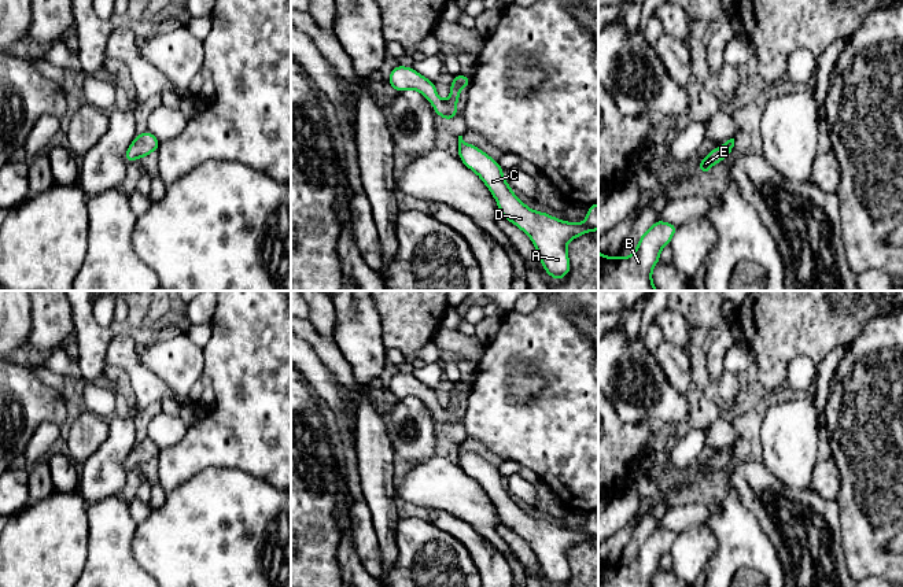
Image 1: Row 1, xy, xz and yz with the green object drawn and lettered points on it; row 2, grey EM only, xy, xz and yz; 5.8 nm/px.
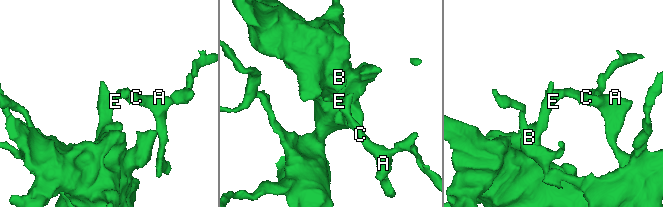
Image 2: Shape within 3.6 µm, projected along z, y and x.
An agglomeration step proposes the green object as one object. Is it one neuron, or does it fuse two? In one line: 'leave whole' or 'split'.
leave whole

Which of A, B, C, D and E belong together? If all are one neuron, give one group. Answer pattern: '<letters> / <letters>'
A B C D E

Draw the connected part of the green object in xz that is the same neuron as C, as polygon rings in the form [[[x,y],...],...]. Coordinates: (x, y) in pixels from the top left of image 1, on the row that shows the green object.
[[[458,136],[458,158],[486,184],[501,215],[528,235],[545,272],[556,281],[564,278],[571,270],[567,244],[578,236],[598,230],[598,203],[589,206],[582,224],[567,222],[528,208],[504,180],[504,170],[498,162],[465,143],[462,136]]]

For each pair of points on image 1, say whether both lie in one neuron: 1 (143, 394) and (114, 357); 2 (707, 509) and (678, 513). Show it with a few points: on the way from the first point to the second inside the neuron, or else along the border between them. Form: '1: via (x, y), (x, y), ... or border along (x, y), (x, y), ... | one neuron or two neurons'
1: via (143, 383), (142, 377), (125, 361) | one neuron
2: via (700, 512), (685, 513) | one neuron

